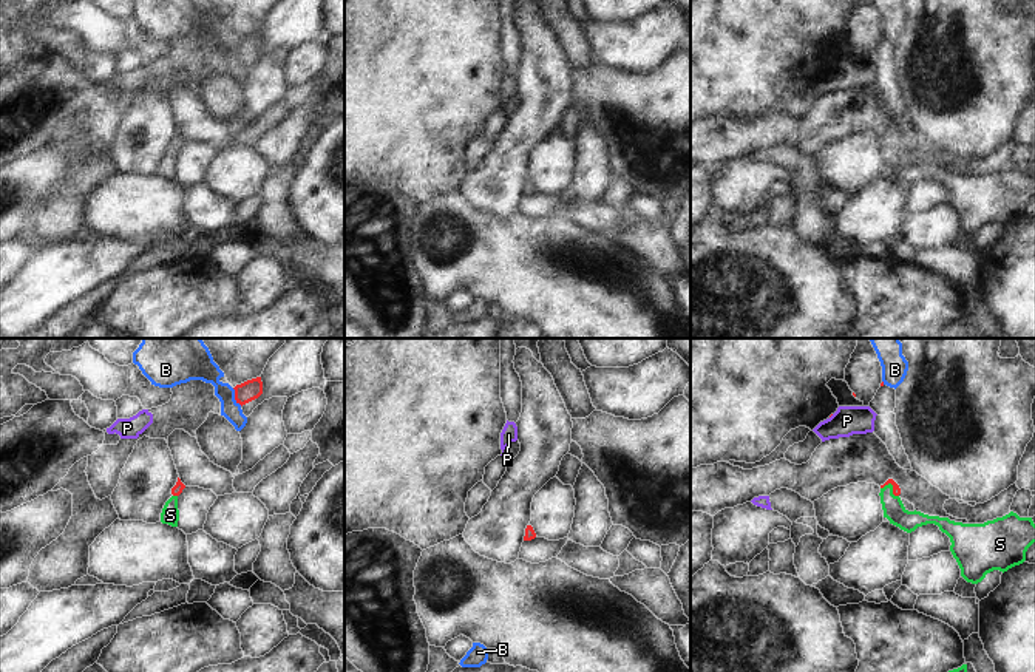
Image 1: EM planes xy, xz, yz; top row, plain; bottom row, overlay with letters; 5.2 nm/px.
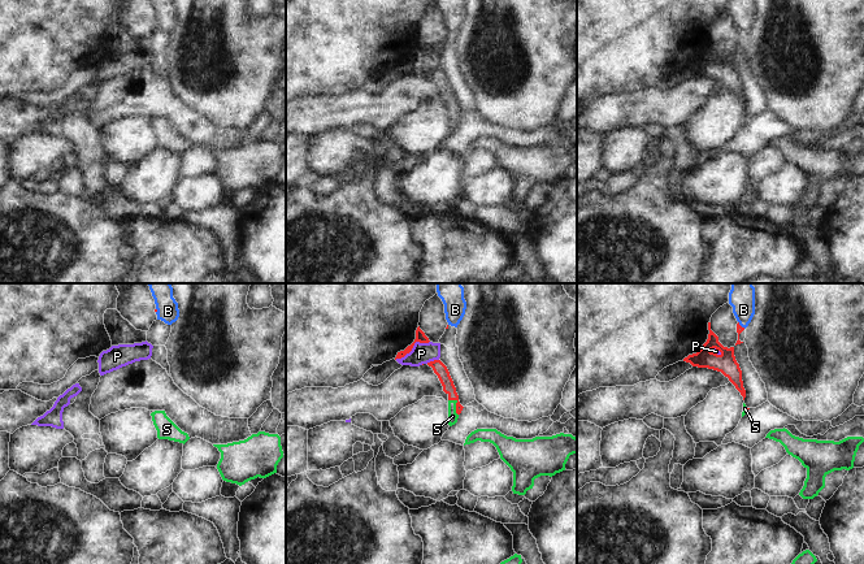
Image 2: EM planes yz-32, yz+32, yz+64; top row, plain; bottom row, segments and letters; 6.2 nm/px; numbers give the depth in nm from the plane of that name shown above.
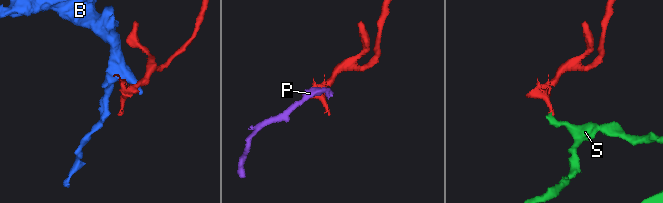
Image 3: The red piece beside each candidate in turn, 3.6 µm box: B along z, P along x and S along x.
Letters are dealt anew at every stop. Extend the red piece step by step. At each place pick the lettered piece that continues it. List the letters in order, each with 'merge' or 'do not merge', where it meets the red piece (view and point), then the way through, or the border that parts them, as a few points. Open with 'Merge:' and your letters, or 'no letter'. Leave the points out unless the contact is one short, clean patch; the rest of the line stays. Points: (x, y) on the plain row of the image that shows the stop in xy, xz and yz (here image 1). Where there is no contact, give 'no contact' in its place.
Merge: S
B: do not merge; contact xy (235, 51); border xy (232, 42), (234, 51), (241, 59)
P: do not merge; no contact
S: merge; contact yz (893, 141); way yz (896, 144), (893, 141), (893, 162)

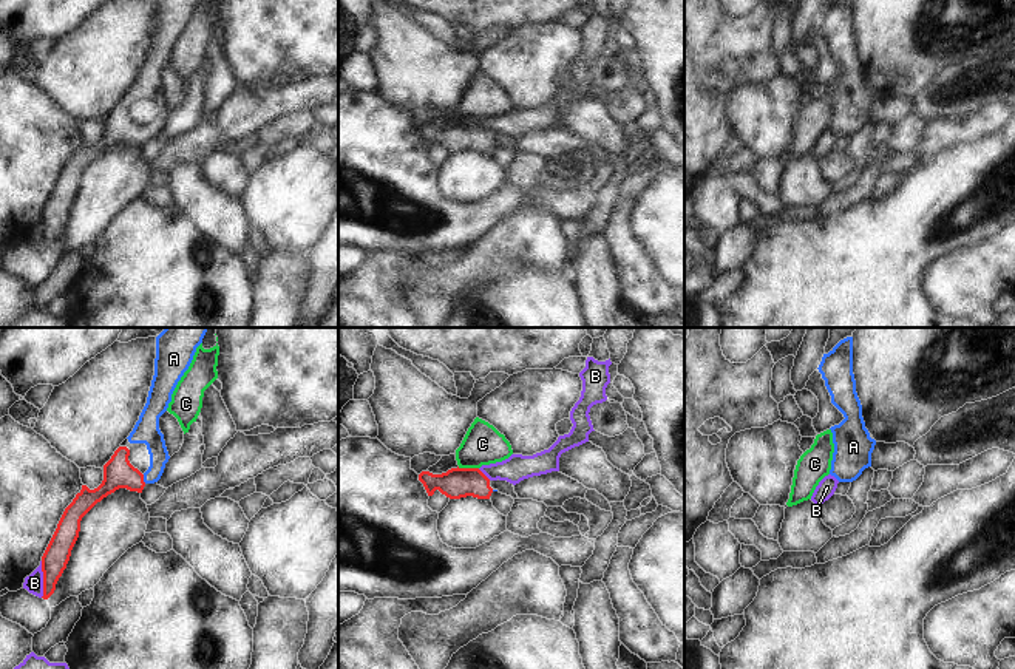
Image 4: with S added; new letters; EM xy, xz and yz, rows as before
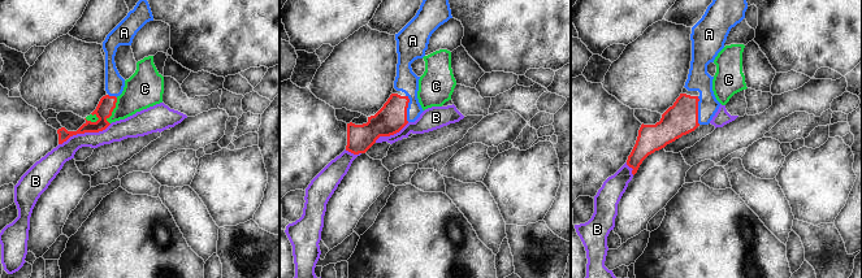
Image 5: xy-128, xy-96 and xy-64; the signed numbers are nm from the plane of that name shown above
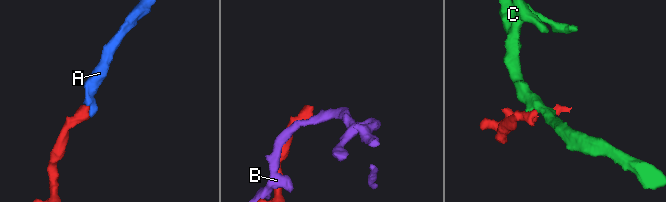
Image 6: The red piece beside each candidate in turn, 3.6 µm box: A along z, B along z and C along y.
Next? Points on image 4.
Merge: A
A: merge; contact xy (142, 133); way xy (118, 127), (132, 133), (142, 133), (156, 121), (147, 85)
B: do not merge; contact xy (44, 234)
C: do not merge; contact xz (468, 122); border xz (458, 121), (478, 122)

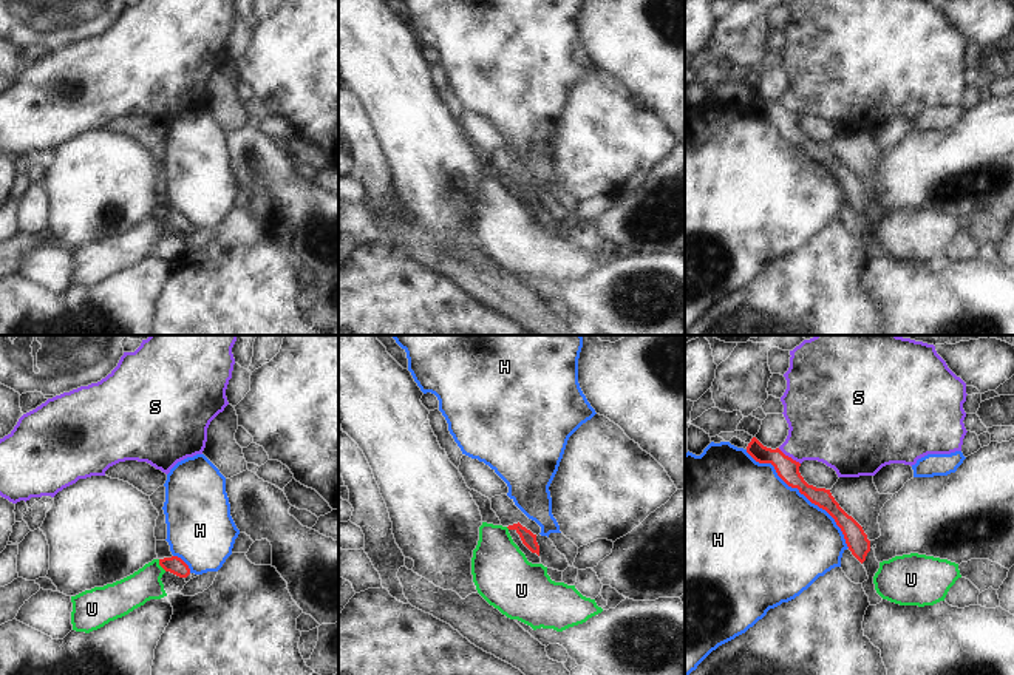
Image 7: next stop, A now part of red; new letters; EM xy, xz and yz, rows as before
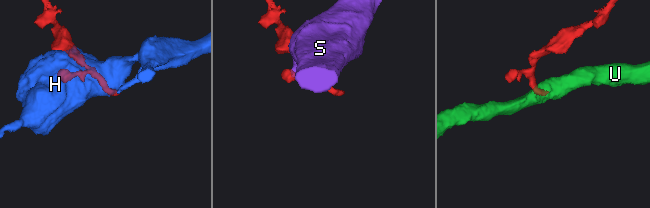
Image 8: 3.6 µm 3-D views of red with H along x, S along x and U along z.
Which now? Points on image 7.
Merge: no letter
H: do not merge; contact yz (803, 147)
S: do not merge; contact yz (787, 110)
U: do not merge; contact xy (161, 220)

